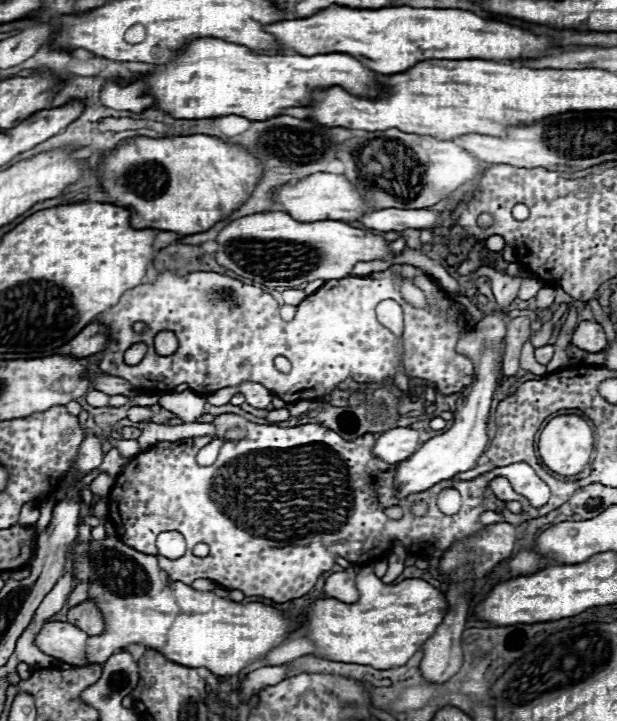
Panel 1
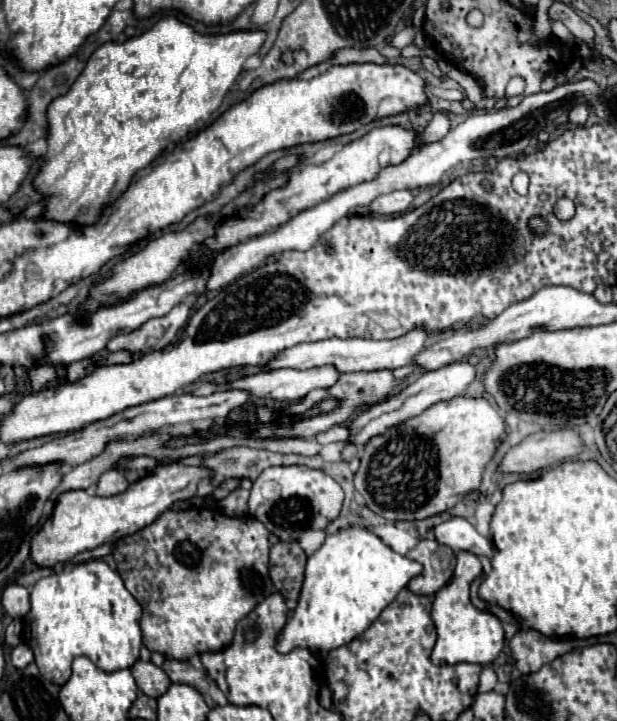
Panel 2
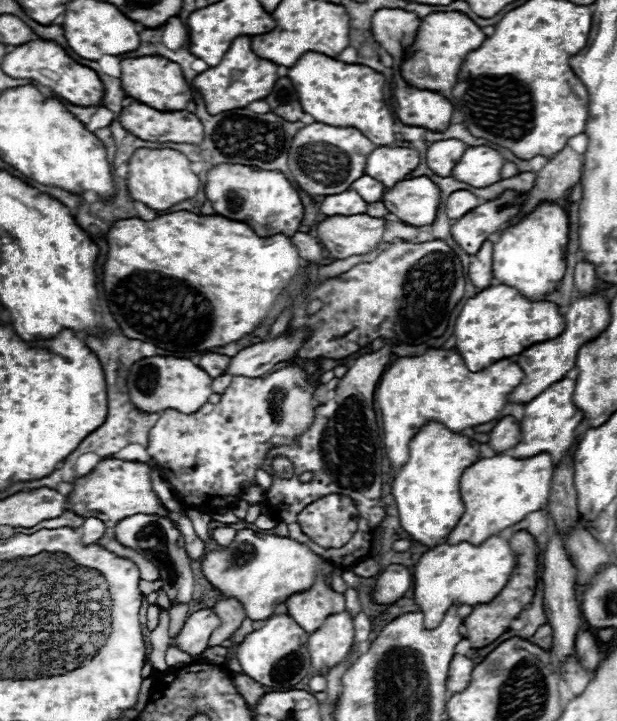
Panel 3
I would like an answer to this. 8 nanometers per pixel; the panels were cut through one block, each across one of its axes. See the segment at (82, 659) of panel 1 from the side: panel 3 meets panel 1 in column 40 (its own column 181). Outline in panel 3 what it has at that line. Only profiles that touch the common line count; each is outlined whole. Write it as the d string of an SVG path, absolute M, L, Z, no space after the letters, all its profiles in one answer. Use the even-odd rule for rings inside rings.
M202 608L186 618L174 644L180 650L188 652L190 656L198 656L206 650L208 640L218 626L220 626L220 618L210 608Z

